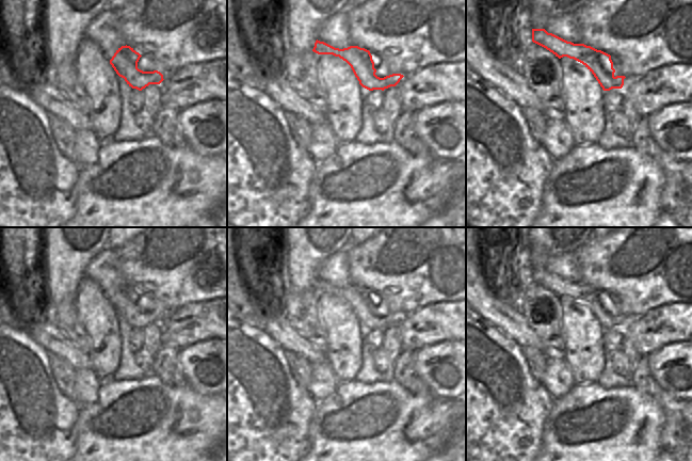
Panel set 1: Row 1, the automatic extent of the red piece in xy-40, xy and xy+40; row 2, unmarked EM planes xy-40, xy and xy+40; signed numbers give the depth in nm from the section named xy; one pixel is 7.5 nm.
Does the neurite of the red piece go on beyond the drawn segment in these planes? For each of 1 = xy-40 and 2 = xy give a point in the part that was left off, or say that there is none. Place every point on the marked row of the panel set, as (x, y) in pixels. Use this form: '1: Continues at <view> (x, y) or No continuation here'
1: Continues at xy-40 (145, 64)
2: Continues at xy (383, 72)

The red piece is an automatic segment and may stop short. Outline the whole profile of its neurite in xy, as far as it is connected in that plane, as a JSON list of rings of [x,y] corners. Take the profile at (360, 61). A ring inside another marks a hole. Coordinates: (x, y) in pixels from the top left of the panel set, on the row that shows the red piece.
[[[317,39],[312,51],[318,54],[333,54],[345,61],[351,66],[359,84],[369,91],[384,91],[396,86],[404,77],[401,74],[390,75],[383,62],[380,62],[381,68],[375,69],[370,51],[358,46],[339,49]]]

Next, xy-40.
[[[127,45],[116,50],[110,60],[110,64],[129,86],[139,91],[149,84],[160,84],[172,73],[160,63],[147,57],[142,57]]]

